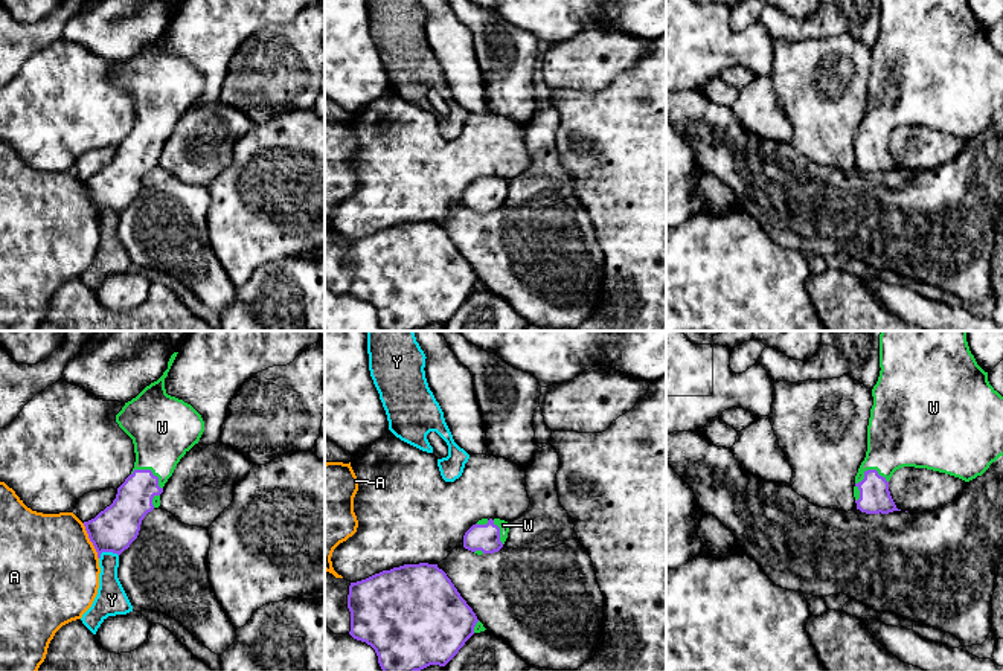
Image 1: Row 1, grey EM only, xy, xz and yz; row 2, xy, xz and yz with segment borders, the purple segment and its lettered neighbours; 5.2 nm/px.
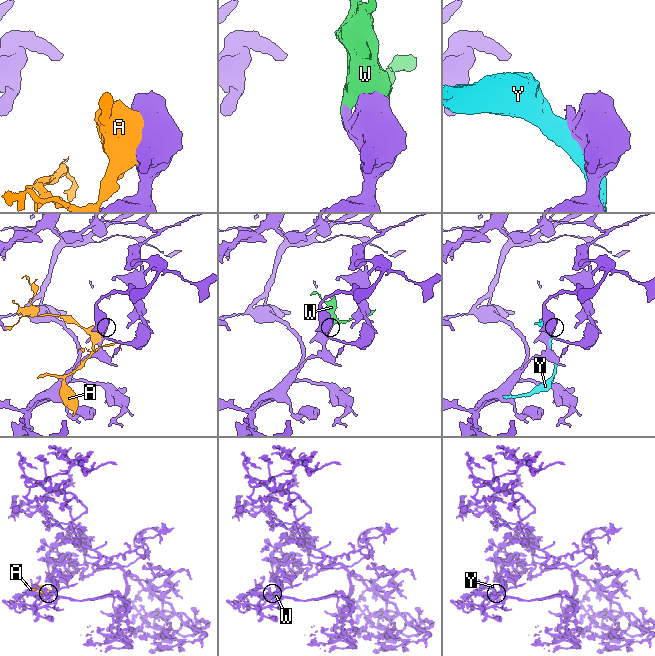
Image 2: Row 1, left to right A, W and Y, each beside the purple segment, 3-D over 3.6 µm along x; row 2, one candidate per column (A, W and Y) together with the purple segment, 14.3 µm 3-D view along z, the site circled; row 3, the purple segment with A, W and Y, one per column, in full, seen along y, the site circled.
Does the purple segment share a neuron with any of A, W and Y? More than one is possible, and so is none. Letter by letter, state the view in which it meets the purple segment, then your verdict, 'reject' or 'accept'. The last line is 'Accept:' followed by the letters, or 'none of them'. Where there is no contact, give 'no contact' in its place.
A: xy | reject
W: yz | accept
Y: xy | reject
Accept: W

